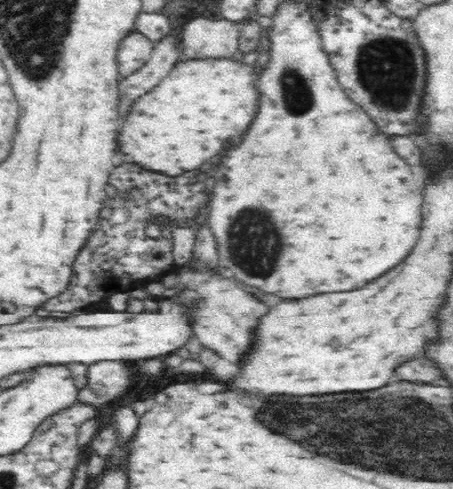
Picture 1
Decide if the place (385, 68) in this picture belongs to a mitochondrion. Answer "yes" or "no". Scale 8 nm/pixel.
yes

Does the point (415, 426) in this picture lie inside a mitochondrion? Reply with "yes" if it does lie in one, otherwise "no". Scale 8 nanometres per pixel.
yes

